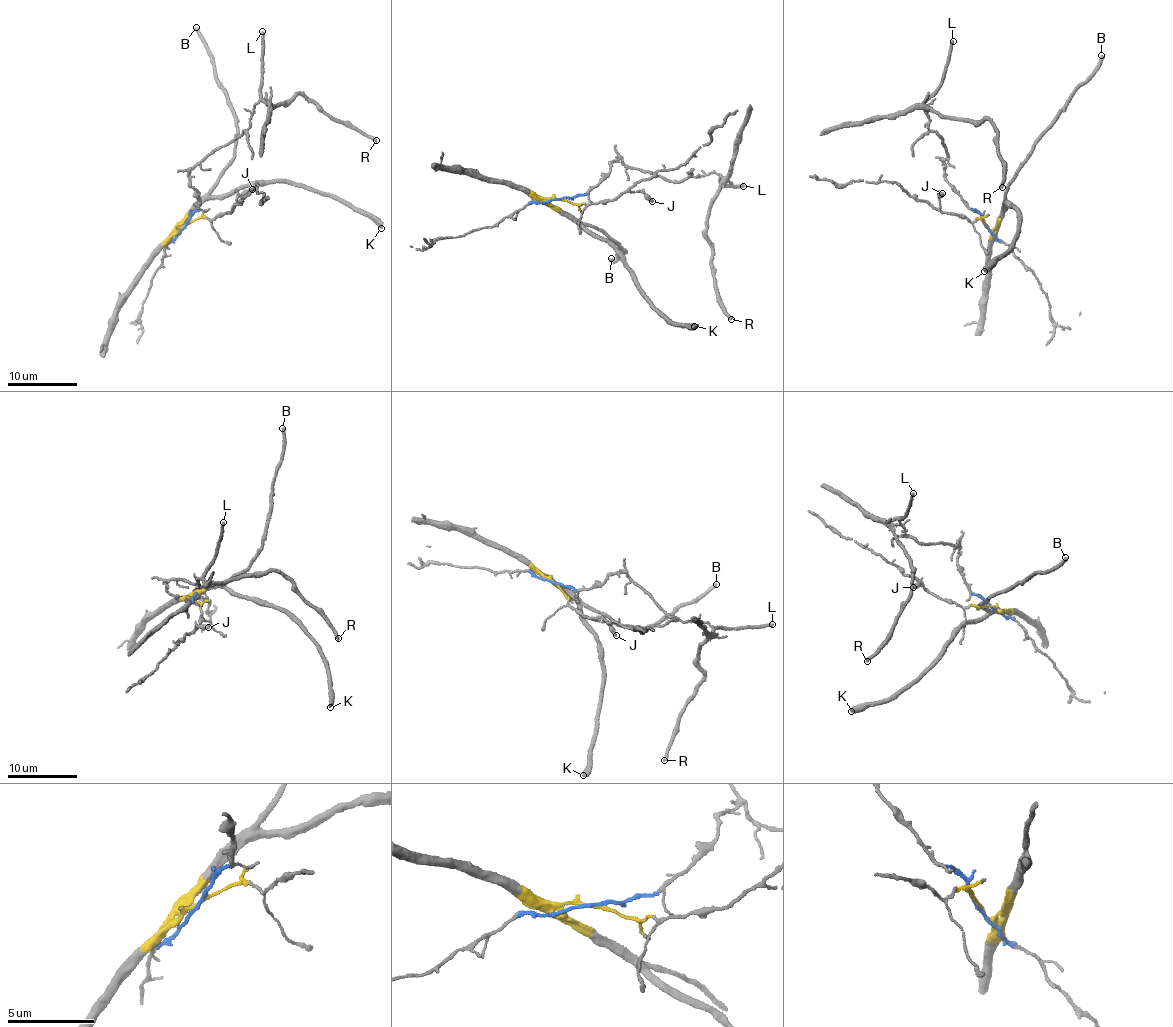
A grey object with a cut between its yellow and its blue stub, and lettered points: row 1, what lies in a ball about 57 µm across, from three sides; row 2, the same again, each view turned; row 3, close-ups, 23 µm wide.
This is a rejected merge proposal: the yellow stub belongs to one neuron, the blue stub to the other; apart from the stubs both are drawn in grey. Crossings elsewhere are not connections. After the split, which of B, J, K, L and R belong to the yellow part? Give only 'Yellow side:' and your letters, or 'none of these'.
Yellow side: B, J, K

